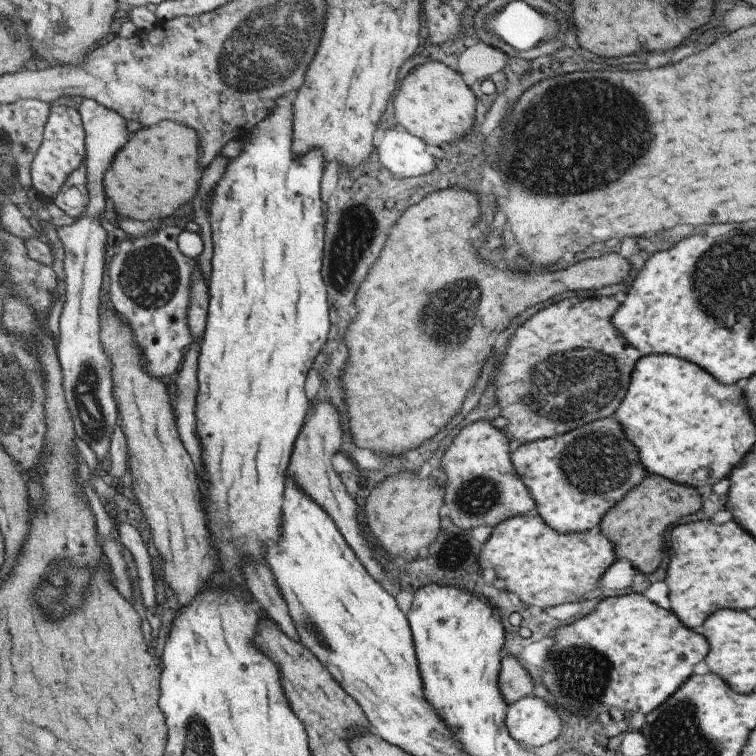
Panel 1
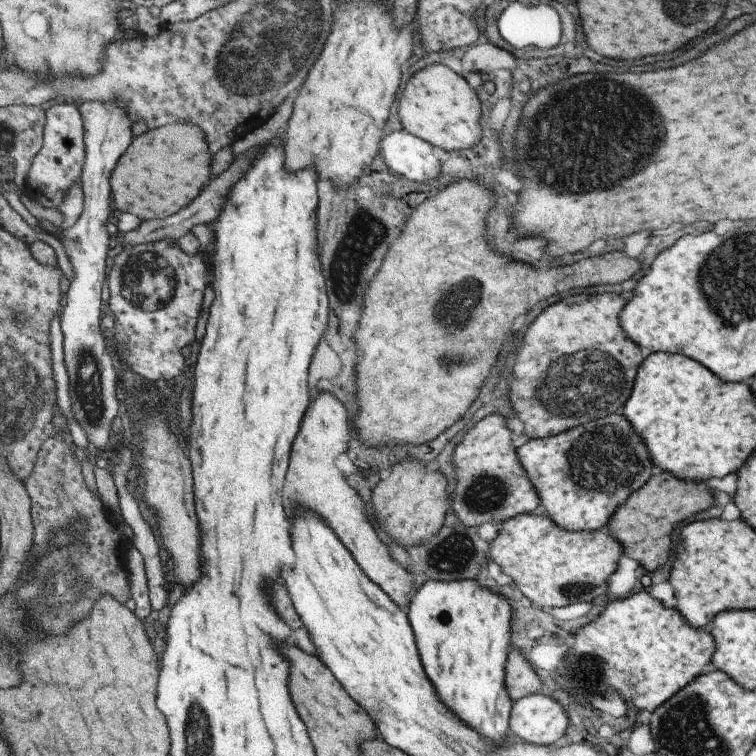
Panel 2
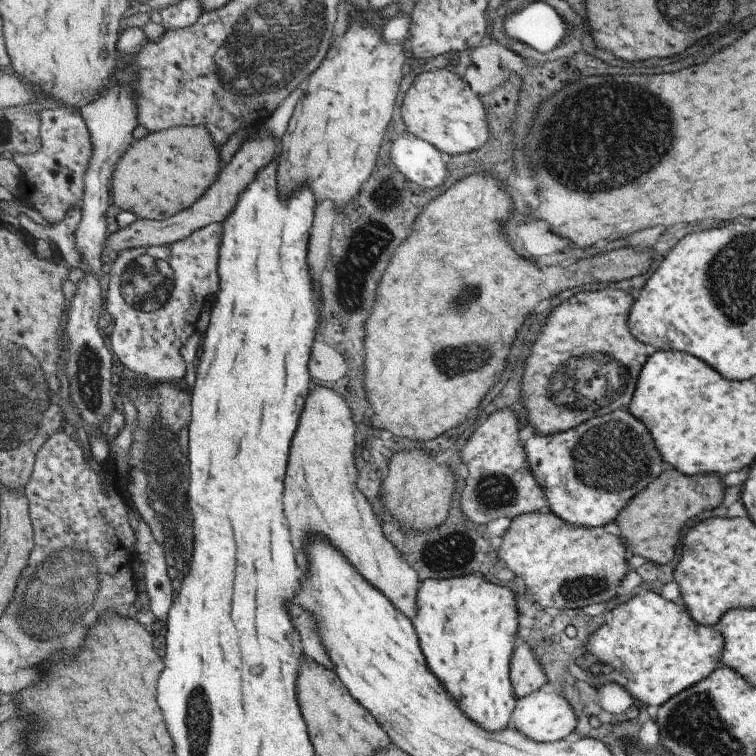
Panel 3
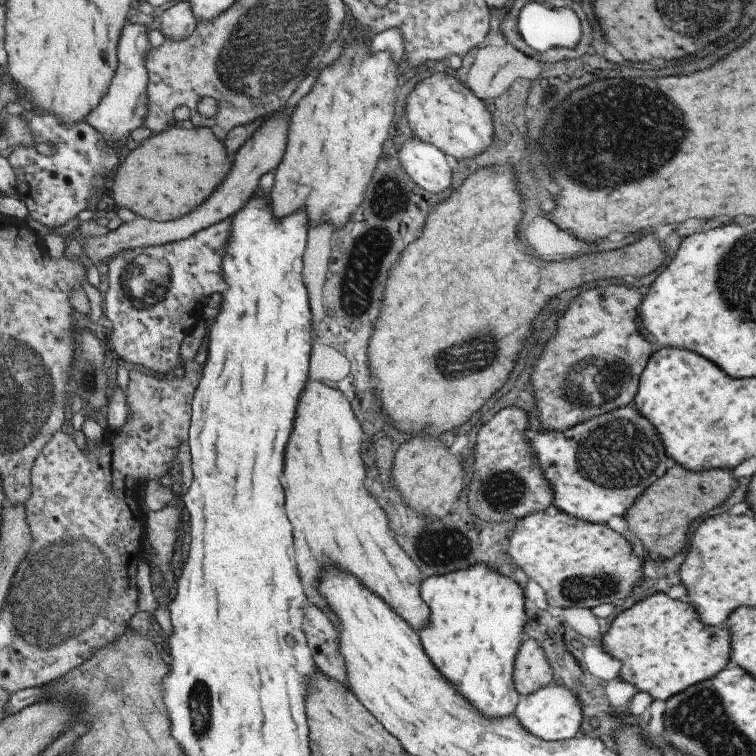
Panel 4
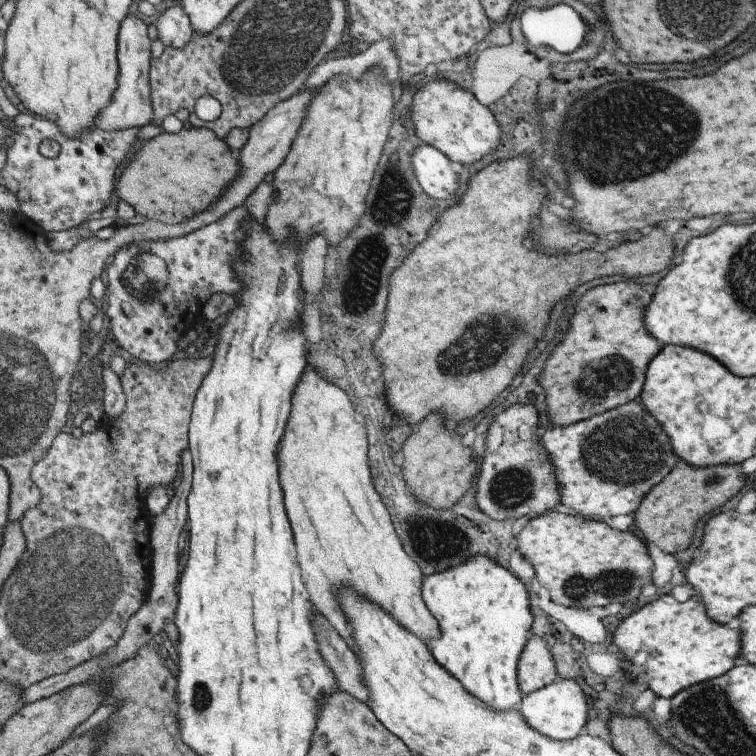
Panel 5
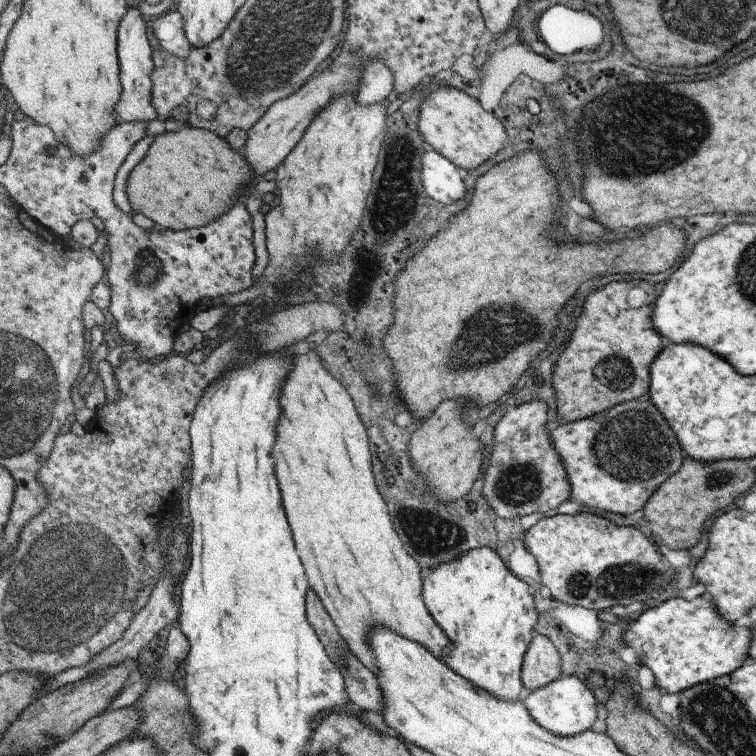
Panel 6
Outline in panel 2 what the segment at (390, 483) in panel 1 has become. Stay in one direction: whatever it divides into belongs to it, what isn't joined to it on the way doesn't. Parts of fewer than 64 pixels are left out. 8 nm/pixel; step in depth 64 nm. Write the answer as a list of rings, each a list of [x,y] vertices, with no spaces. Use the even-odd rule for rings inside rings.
[[[403,460],[401,464],[396,464],[389,470],[389,476],[385,480],[381,480],[381,484],[377,486],[375,494],[373,494],[373,504],[377,508],[377,516],[383,522],[383,532],[387,534],[396,544],[411,548],[411,546],[419,546],[425,540],[433,538],[441,532],[445,525],[447,514],[451,510],[447,504],[450,503],[451,493],[449,492],[450,483],[441,472],[437,470],[427,470],[425,464],[421,464],[419,460]]]

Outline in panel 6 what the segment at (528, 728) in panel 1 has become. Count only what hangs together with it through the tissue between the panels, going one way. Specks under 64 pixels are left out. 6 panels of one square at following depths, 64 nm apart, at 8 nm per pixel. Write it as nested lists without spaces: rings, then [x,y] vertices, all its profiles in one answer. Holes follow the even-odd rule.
[[[563,676],[556,682],[533,691],[524,702],[535,720],[554,734],[574,736],[579,732],[587,731],[589,726],[595,726],[595,718],[597,718],[595,698],[589,687],[577,676]]]

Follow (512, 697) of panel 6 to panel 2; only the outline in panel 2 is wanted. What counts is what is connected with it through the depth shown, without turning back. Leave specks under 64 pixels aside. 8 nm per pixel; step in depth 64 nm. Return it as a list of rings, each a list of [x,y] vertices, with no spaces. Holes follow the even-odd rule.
[[[429,580],[416,592],[409,614],[423,668],[437,688],[439,698],[467,726],[487,738],[495,746],[495,750],[497,746],[507,746],[511,742],[510,719],[515,703],[507,692],[506,667],[512,650],[511,633],[519,628],[514,624],[515,616],[509,600],[503,598],[502,594],[485,588],[479,580]]]

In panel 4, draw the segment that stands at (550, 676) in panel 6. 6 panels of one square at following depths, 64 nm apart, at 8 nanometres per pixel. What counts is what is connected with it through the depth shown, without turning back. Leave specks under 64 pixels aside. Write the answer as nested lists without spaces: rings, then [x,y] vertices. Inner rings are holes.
[[[531,637],[519,649],[514,679],[522,696],[534,694],[537,690],[554,684],[549,658],[543,646]]]

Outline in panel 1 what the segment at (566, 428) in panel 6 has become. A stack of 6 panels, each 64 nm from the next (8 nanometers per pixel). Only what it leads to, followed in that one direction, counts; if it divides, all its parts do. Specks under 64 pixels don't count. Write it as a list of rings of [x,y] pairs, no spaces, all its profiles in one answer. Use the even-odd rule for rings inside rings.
[[[613,415],[556,437],[522,444],[511,460],[533,494],[539,516],[561,534],[598,526],[603,514],[647,475],[635,446]]]

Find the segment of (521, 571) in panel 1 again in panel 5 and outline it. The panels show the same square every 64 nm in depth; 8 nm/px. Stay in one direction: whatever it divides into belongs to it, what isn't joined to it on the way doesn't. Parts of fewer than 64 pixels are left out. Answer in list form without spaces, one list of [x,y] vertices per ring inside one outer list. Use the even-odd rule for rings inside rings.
[[[559,512],[534,517],[521,533],[515,537],[517,551],[532,562],[536,578],[545,587],[551,600],[568,607],[592,609],[613,602],[634,603],[643,586],[651,584],[653,562],[647,553],[647,544],[631,531],[619,531],[609,527],[605,521],[567,515]]]

